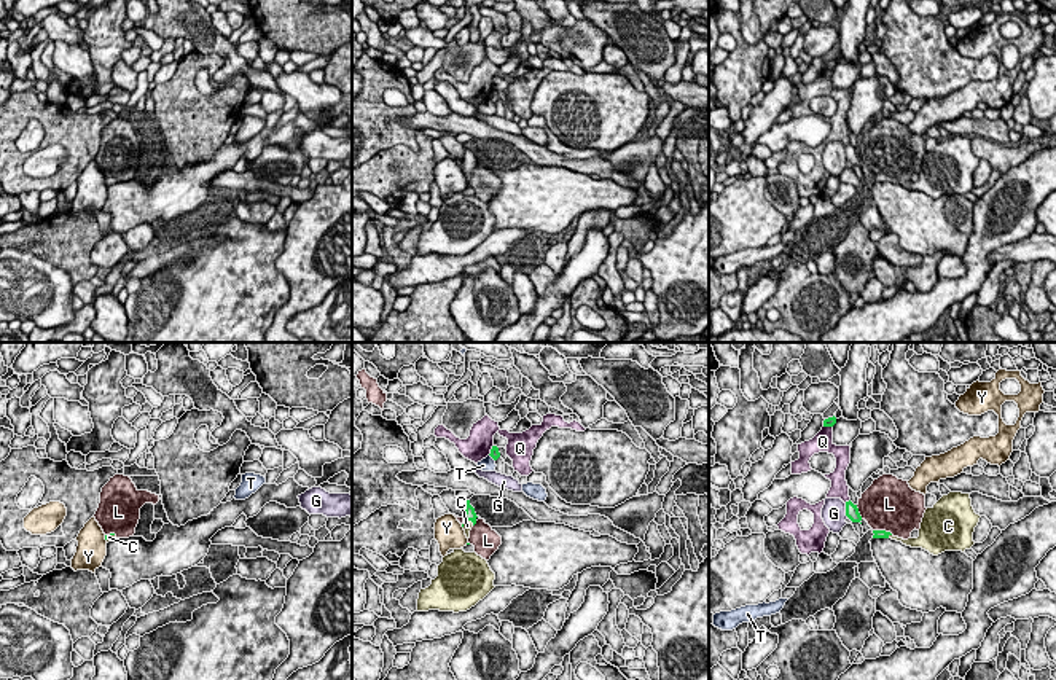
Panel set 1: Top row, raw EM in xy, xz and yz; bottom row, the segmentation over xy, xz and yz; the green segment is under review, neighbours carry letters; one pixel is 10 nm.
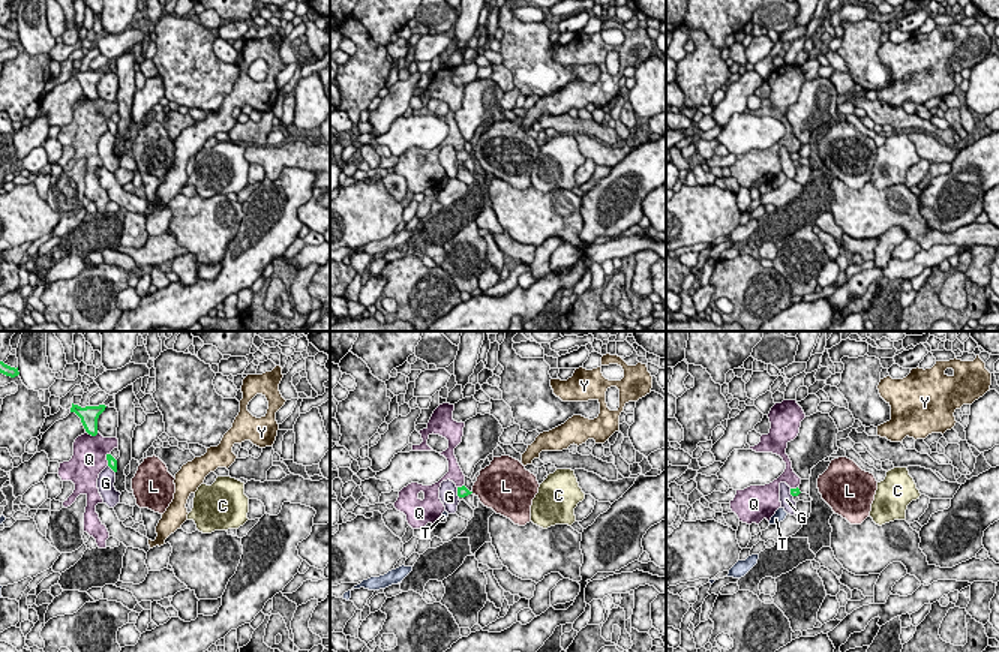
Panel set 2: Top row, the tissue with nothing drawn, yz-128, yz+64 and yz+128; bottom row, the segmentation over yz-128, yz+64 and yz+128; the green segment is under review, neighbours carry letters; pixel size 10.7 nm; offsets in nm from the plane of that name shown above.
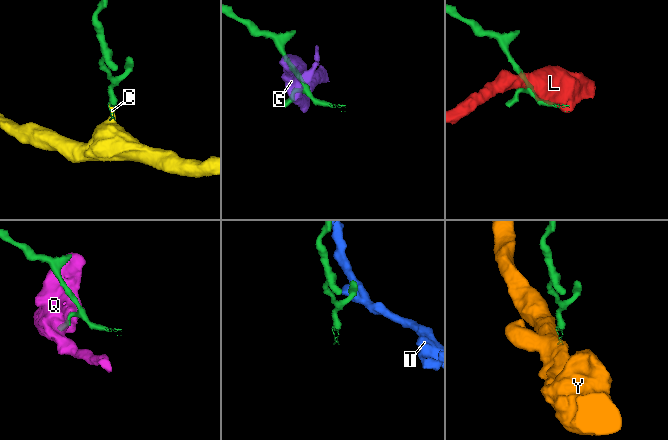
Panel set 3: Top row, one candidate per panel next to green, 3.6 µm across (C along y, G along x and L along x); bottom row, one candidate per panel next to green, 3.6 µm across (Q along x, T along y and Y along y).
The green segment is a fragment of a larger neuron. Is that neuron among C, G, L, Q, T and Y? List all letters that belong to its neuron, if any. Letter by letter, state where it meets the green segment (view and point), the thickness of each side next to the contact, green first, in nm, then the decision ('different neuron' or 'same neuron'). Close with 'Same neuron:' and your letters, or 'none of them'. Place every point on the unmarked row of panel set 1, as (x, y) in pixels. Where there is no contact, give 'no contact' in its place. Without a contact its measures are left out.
C: xz (469, 163) | 120/100 nm | same neuron
G: yz (846, 153) | 130/260 nm | different neuron
L: yz (857, 155) | 130/440 nm | different neuron
Q: yz (846, 145) | 130/190 nm | different neuron
T: xz (491, 99) | 100/140 nm | different neuron
Y: xy (105, 182) | 30/300 nm | different neuron
Same neuron: C

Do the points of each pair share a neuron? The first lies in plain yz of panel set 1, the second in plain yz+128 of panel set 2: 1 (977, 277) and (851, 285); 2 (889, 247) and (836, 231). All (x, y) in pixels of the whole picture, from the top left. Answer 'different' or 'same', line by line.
1: different
2: different

